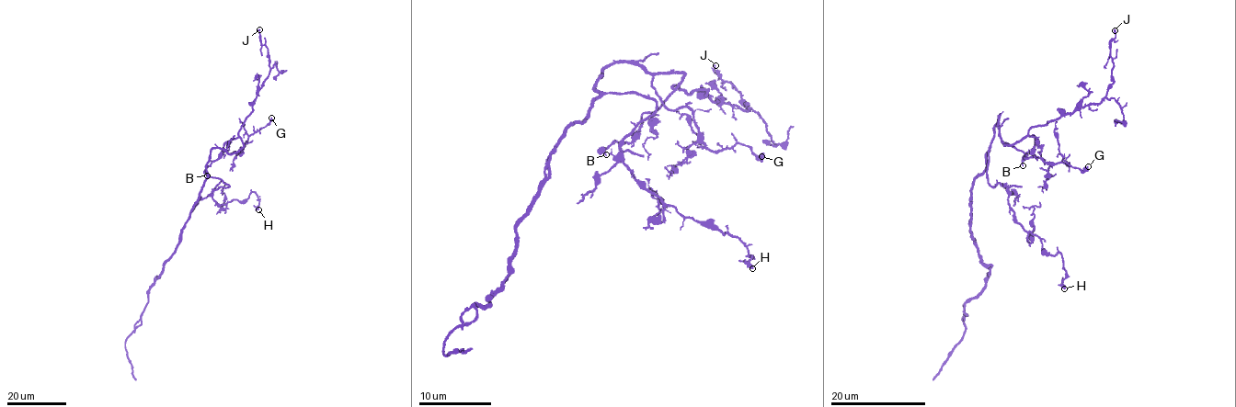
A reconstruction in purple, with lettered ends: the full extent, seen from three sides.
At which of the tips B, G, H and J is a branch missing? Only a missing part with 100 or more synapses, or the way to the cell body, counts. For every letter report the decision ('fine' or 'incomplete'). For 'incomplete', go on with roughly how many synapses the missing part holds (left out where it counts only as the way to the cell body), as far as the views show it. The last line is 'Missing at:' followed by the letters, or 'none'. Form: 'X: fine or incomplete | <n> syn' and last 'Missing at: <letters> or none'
B: fine
G: fine
H: fine
J: fine
Missing at: none

